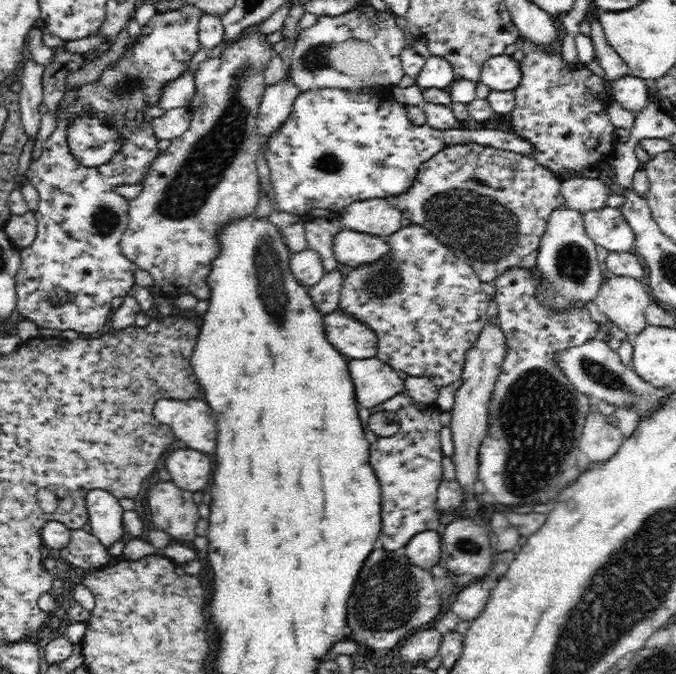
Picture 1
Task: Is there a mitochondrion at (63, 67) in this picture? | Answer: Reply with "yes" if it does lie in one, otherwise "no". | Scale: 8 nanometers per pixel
no

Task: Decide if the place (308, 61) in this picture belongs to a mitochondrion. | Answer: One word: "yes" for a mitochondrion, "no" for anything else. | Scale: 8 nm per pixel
yes

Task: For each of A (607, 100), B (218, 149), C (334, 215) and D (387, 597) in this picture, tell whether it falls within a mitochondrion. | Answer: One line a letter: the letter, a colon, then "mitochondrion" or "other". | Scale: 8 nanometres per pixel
A: other
B: mitochondrion
C: other
D: mitochondrion

